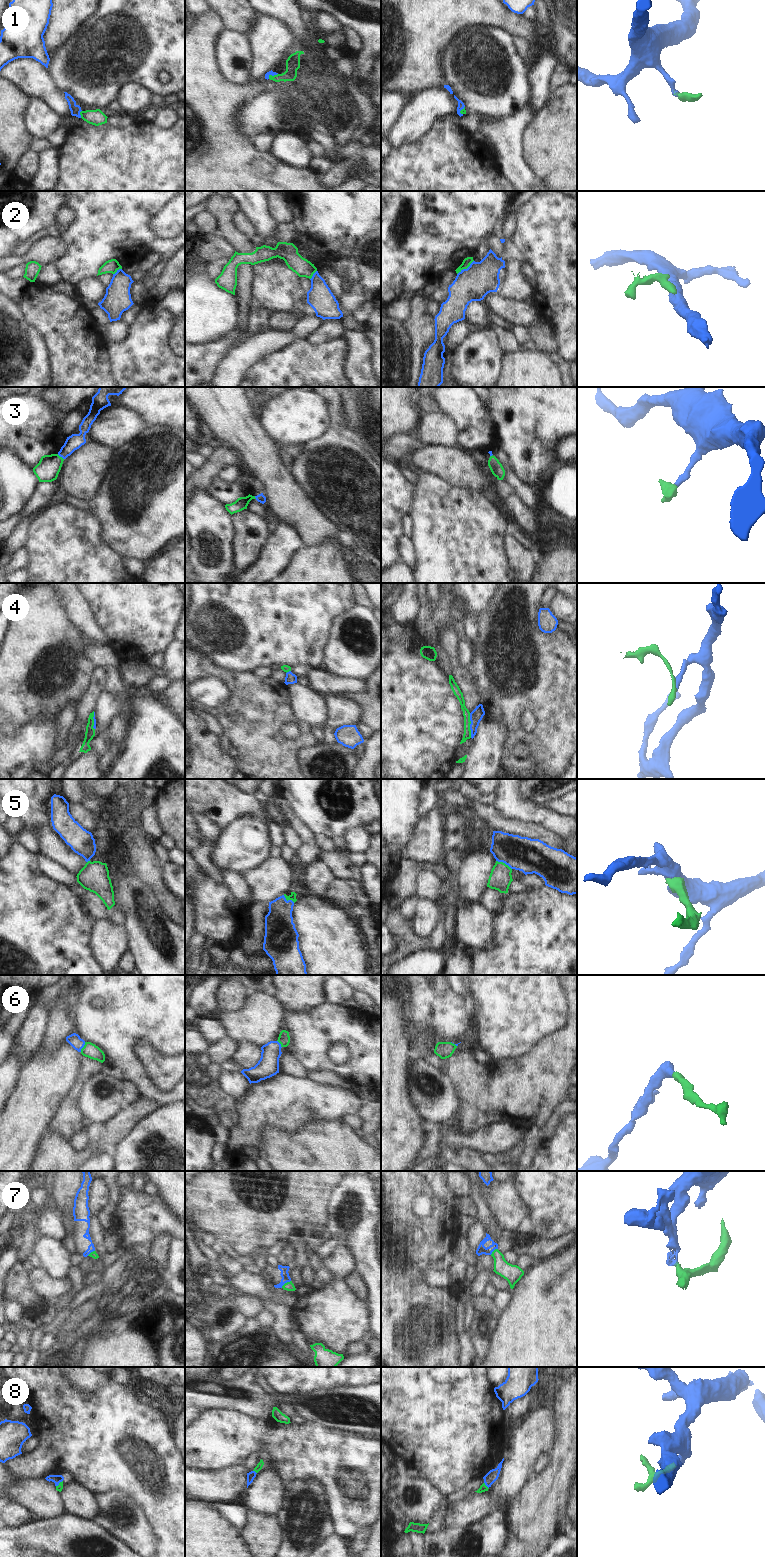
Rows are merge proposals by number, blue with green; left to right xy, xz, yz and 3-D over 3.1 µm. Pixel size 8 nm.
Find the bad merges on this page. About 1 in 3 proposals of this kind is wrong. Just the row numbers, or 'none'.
2, 4, 5

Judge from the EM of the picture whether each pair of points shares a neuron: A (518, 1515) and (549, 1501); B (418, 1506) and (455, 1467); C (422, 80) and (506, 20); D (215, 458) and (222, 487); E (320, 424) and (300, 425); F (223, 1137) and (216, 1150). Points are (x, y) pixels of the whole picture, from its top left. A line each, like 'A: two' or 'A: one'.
A: one
B: two
C: one
D: two
E: one
F: one

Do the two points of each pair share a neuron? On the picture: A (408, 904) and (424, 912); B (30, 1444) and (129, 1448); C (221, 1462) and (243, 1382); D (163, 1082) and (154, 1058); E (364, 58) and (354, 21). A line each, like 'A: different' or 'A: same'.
A: different
B: different
C: different
D: same
E: same

